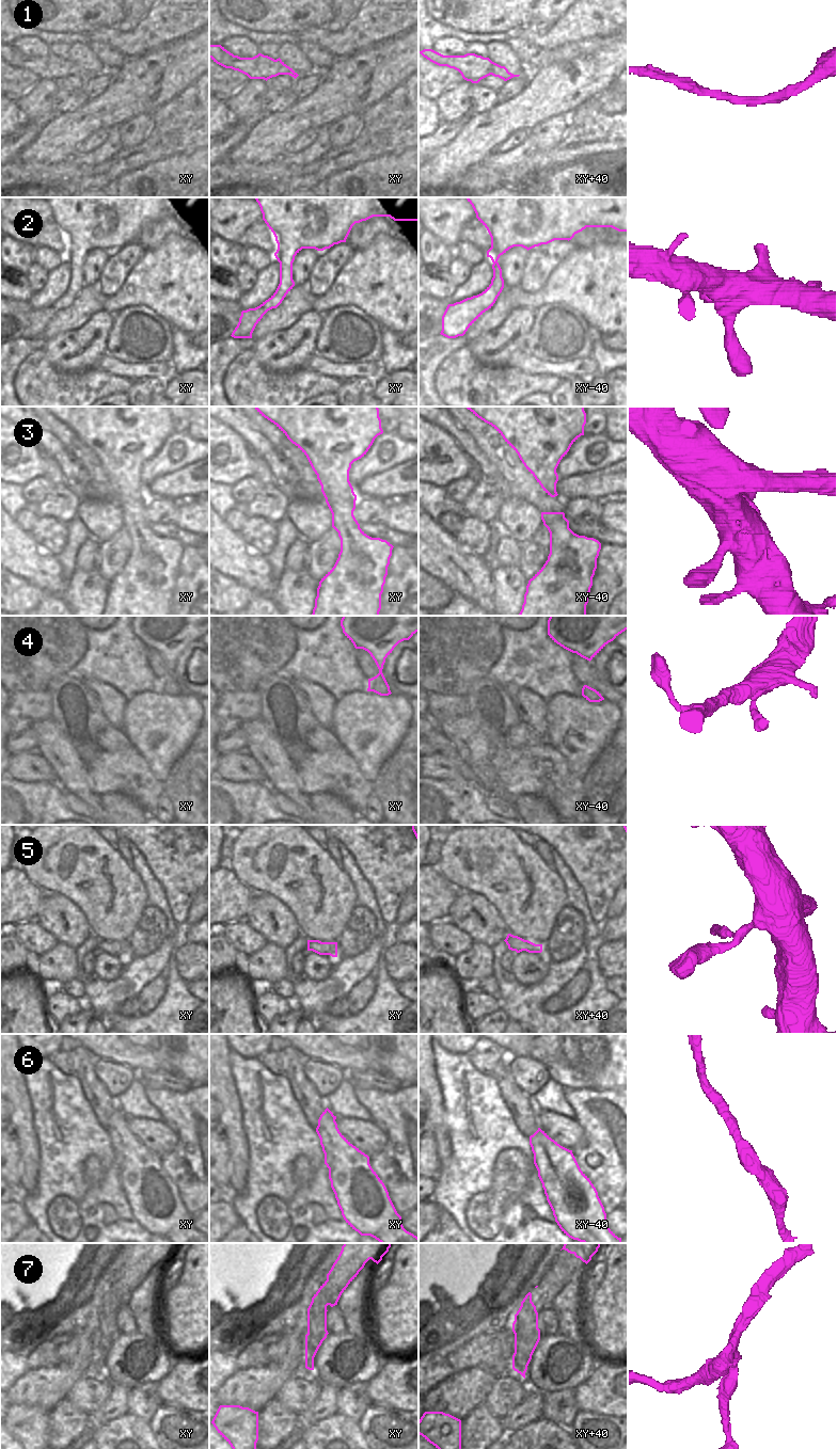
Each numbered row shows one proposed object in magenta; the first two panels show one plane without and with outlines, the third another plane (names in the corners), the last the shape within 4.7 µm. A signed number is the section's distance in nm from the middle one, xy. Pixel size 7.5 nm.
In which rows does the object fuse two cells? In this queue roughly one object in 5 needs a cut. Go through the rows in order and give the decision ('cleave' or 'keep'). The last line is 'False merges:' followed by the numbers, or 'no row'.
1: keep
2: keep
3: keep
4: keep
5: keep
6: keep
7: cleave
False merges: 7

